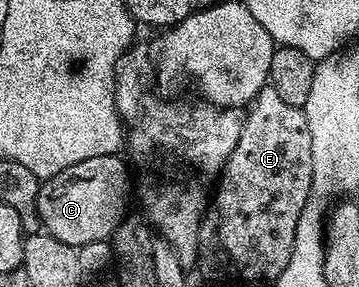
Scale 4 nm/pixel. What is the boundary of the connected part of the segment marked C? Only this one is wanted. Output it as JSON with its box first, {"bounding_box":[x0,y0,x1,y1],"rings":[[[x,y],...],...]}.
{"bounding_box":[37,155,133,249],"rings":[[[122,155],[102,156],[101,158],[85,158],[85,162],[77,162],[77,166],[69,166],[61,170],[53,178],[42,181],[37,194],[37,214],[42,231],[48,236],[57,238],[69,246],[80,249],[89,242],[110,241],[117,226],[128,215],[127,195],[133,192],[133,172]]]}

